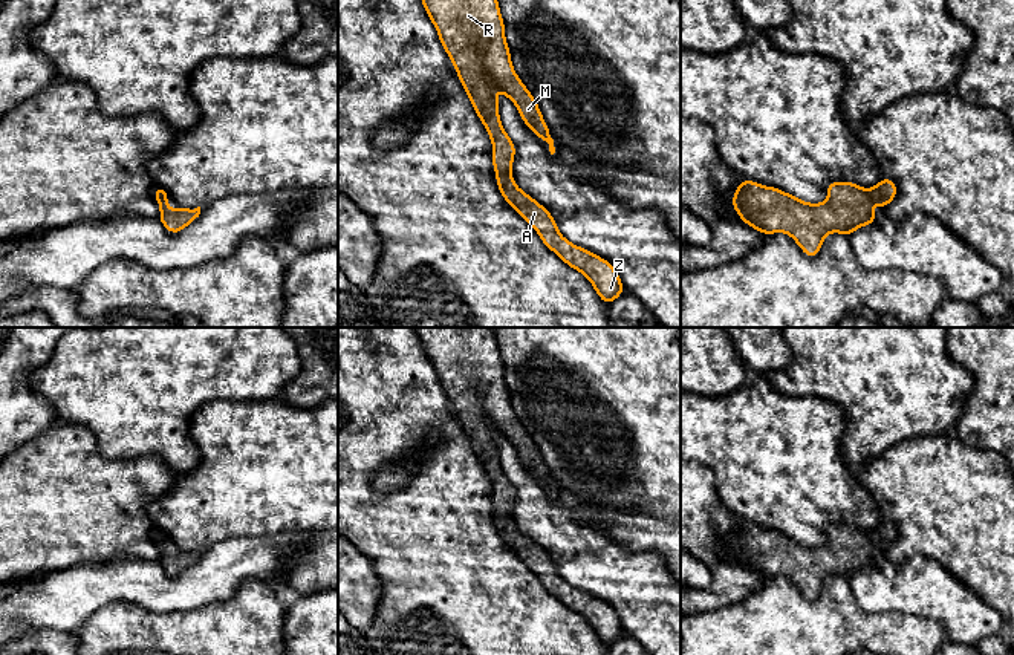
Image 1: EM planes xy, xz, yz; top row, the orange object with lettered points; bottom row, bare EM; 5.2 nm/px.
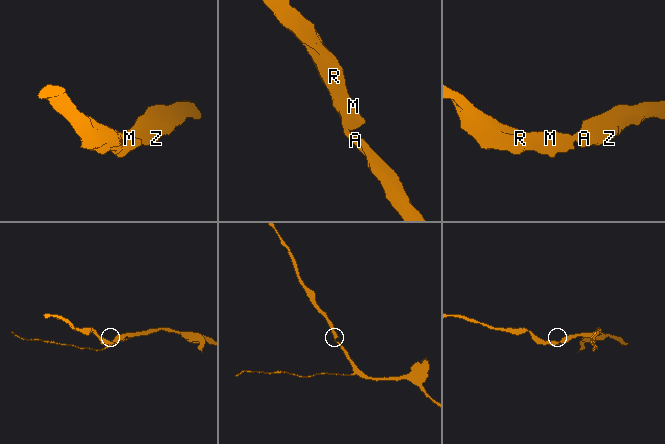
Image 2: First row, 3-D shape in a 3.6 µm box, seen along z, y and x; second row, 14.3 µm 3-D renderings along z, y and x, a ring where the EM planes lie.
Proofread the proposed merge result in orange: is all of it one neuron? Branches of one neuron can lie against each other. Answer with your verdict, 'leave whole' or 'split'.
leave whole

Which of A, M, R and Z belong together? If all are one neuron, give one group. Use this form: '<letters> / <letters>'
A M R Z

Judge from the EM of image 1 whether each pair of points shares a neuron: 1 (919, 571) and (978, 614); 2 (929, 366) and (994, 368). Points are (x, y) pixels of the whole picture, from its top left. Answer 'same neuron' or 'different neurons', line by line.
1: same neuron
2: different neurons

